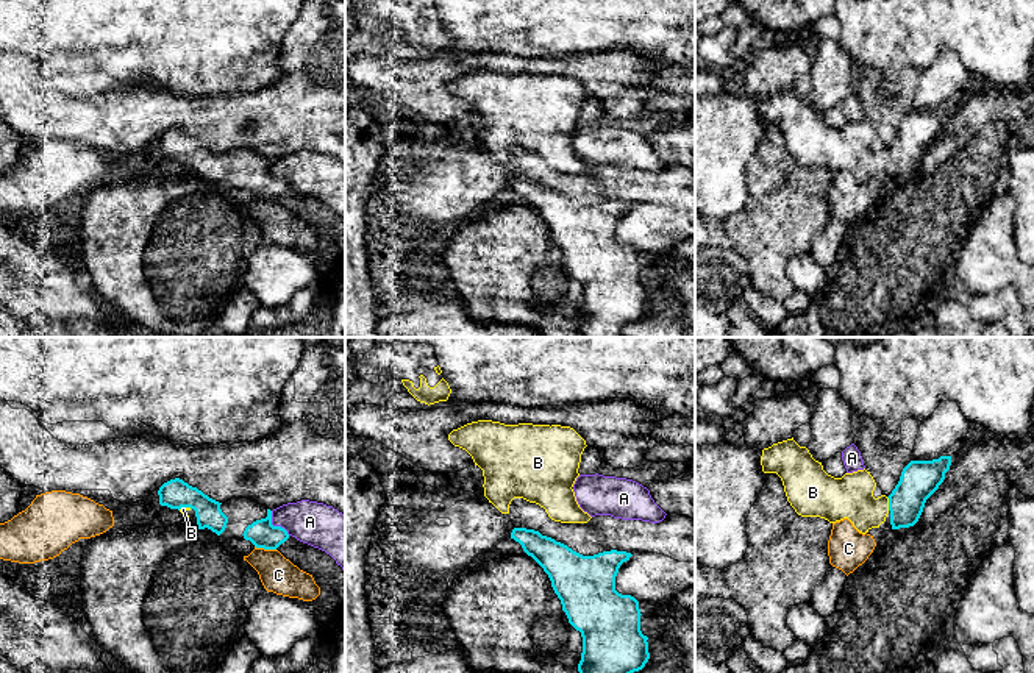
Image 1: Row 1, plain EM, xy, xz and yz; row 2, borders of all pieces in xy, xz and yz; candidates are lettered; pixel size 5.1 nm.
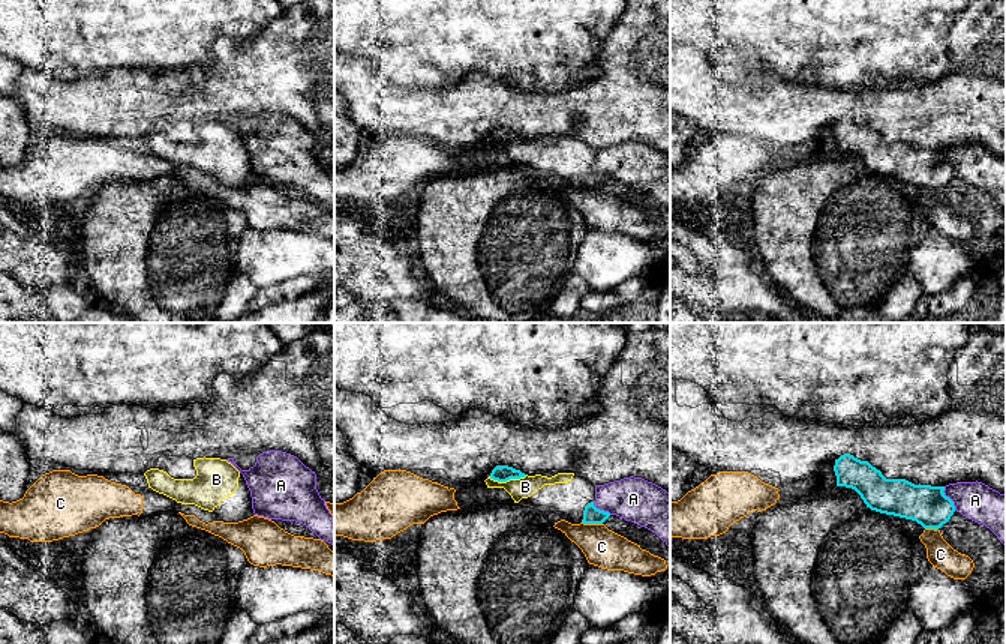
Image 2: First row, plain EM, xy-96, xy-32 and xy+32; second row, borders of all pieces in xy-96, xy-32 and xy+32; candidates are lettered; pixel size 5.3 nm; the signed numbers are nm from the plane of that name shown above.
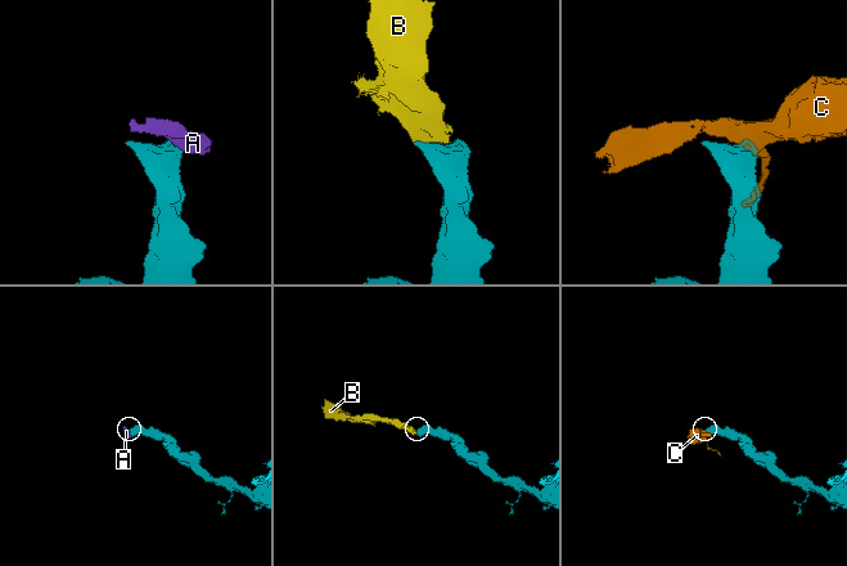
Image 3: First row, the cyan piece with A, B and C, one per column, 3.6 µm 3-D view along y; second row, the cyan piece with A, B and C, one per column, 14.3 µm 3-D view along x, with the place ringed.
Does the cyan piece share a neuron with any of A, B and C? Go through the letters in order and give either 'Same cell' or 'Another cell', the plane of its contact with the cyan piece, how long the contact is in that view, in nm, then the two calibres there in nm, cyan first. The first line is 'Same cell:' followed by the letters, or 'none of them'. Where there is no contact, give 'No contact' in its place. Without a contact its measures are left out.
Same cell: B
A: Another cell. Touches cyan in xy. Shared border 160 nm. Thickness 140 nm (cyan) against 220 nm
B: Same cell. Touches cyan in yz. Shared border 70 nm. Thickness 200 nm (cyan) against 220 nm
C: Another cell. Touches cyan in xy. Shared border 110 nm. Thickness 140 nm (cyan) against 190 nm

